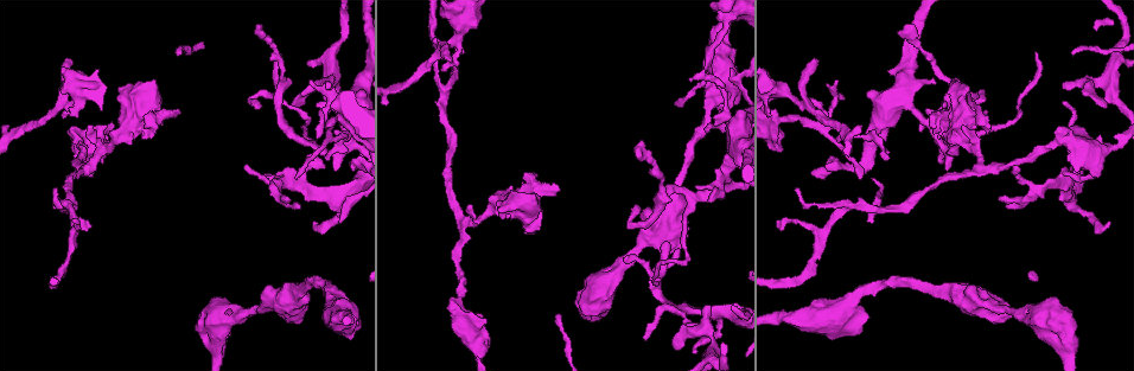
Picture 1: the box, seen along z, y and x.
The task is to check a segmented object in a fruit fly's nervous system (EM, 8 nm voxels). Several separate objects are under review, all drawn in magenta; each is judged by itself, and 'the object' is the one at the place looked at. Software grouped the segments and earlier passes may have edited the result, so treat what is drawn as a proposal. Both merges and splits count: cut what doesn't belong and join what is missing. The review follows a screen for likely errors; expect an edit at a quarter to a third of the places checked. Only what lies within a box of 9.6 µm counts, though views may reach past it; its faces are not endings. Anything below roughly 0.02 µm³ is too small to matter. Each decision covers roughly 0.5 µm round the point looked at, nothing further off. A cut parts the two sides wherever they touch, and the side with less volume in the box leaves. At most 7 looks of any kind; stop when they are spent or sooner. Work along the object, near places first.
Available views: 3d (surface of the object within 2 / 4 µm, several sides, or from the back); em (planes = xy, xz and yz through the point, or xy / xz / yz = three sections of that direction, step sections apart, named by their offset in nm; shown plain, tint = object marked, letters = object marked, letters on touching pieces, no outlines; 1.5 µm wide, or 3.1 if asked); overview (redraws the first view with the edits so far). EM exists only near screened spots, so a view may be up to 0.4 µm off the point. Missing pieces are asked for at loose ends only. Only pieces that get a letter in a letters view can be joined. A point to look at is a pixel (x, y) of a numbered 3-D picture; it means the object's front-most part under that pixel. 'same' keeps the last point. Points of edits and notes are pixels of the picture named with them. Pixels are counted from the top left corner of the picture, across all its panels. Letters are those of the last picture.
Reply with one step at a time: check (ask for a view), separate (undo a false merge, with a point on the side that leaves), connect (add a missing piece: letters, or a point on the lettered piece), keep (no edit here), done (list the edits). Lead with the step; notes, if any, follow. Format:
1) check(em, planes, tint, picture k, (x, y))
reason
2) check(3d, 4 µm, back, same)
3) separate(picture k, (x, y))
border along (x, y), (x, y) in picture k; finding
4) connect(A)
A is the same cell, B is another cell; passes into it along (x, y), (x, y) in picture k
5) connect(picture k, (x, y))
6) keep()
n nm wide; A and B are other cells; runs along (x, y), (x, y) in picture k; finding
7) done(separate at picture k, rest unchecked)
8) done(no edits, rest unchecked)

check(em, planes, letters, picture 1, (345, 117))
small branch off a trunk

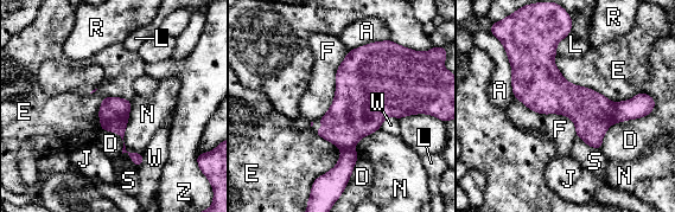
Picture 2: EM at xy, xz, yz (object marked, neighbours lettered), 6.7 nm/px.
separate(picture 2, (592, 113))
A, D, E, F, J, L, N, R, S, W and Z are other cells; border along (615, 103), (613, 122) in picture 2; two neurons meet here

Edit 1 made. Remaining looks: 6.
check(em, planes, letters, picture 1, (877, 128))
small branch off a trunk

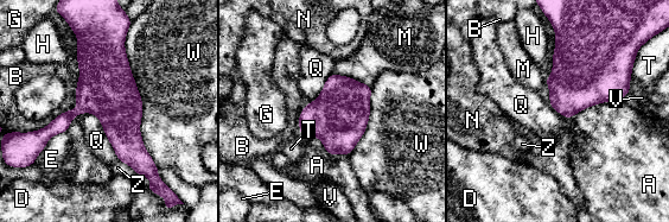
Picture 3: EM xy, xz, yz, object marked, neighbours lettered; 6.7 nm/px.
keep()
W touches over 950 nm; A, B, D, E, G, H, M, N, Q, T, V, W and Z are other cells; border along (78, 113), (99, 119), (119, 159) in picture 3; continuous, no second neuron

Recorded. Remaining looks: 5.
check(em, xy, step 4, letters, picture 1, (588, 318))
branch stops here

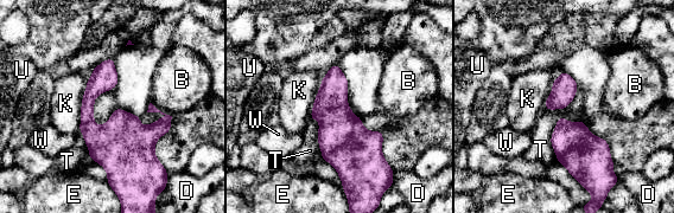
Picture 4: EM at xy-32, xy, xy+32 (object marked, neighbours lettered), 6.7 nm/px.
keep()
B, D, E, K, T, U and W are other cells; border along (583, 120), (558, 118), (557, 161) in picture 4; none of them fits

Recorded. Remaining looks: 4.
done(separate at picture 2, rest unchecked)

